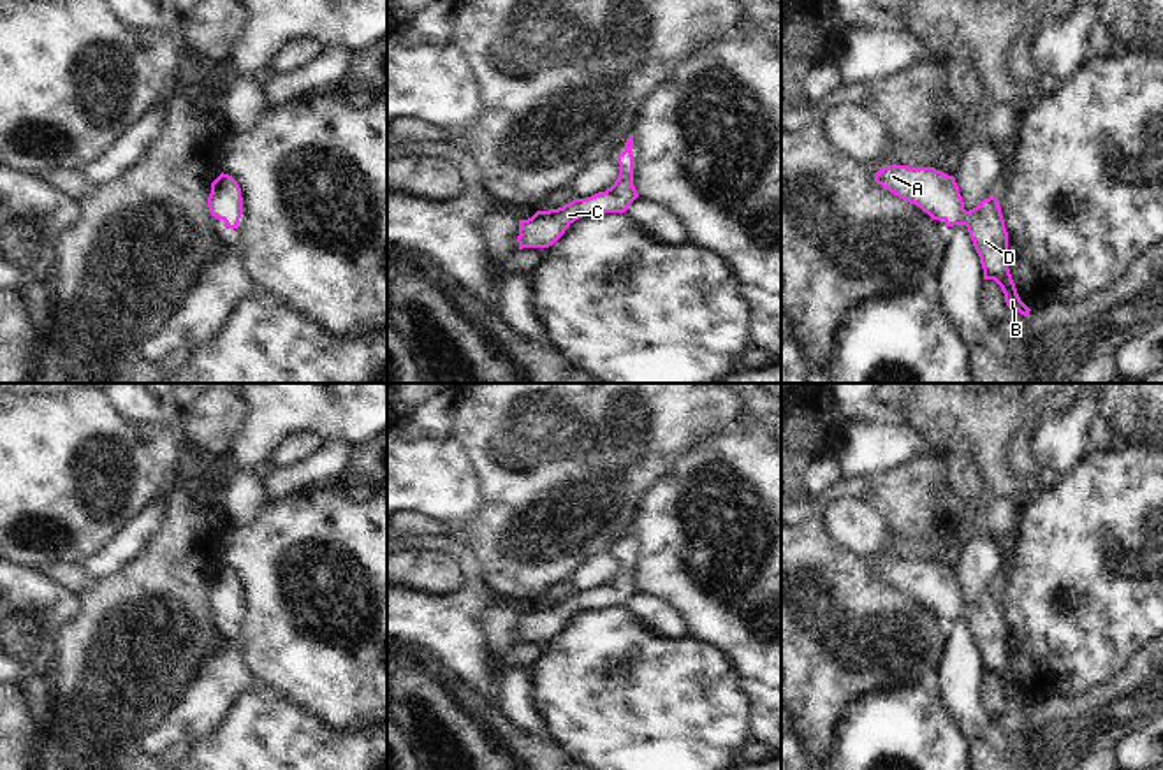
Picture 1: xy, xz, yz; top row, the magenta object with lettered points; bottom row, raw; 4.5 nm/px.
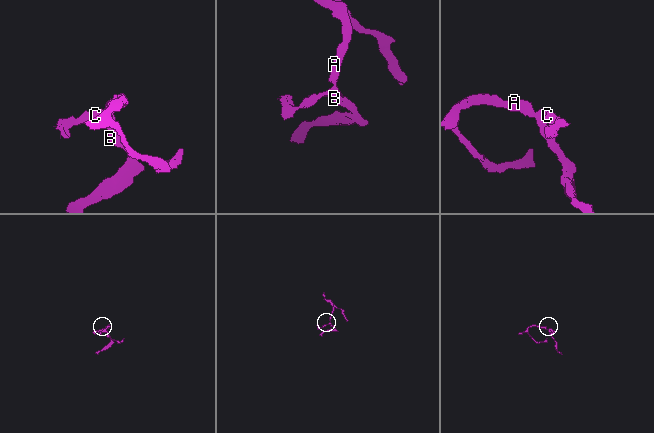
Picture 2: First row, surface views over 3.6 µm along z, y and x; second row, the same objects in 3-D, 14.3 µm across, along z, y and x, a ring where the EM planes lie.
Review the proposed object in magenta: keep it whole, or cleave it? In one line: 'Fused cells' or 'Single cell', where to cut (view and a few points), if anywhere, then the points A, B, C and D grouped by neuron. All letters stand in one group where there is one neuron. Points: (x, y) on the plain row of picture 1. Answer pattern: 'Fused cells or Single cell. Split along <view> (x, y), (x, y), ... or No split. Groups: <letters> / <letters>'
Single cell. No split. Groups: A B C D.

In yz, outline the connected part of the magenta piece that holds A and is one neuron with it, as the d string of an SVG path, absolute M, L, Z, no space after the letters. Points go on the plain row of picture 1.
M889 559L874 568L874 575L899 592L918 599L933 614L947 621L966 619L980 650L984 673L994 673L1008 701L1028 710L1008 663L1008 626L996 591L984 592L966 605L954 570L934 561Z

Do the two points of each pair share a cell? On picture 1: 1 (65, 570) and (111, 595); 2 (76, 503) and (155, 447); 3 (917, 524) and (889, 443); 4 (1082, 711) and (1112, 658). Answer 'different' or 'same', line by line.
1: different
2: same
3: different
4: different

